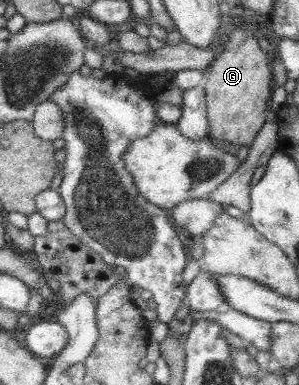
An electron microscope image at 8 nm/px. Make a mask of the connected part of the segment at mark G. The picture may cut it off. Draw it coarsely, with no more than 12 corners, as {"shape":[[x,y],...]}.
{"shape":[[231,28],[203,86],[208,136],[252,144],[270,99],[269,56]]}

